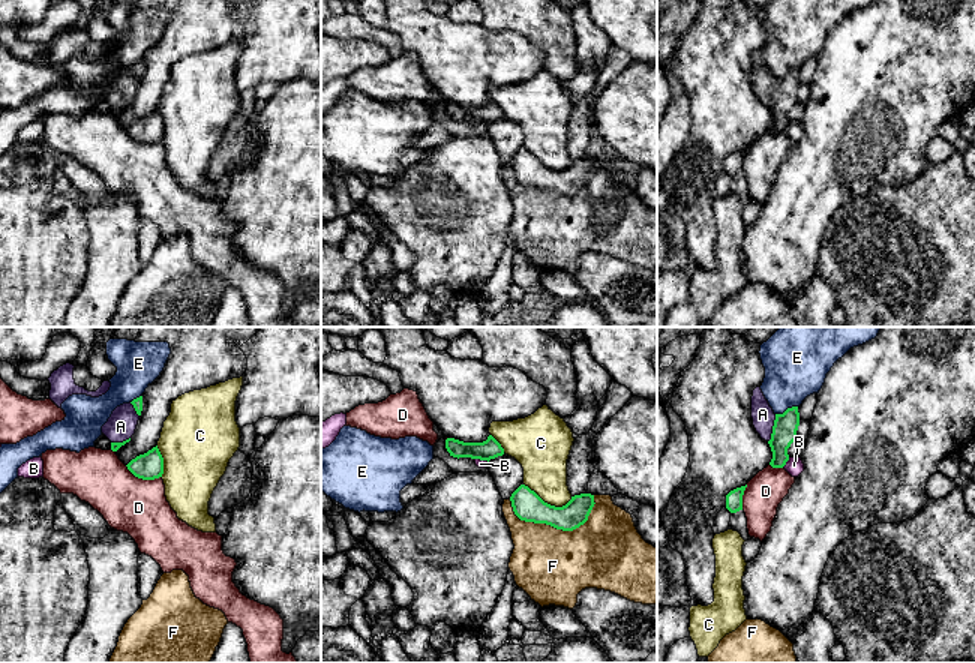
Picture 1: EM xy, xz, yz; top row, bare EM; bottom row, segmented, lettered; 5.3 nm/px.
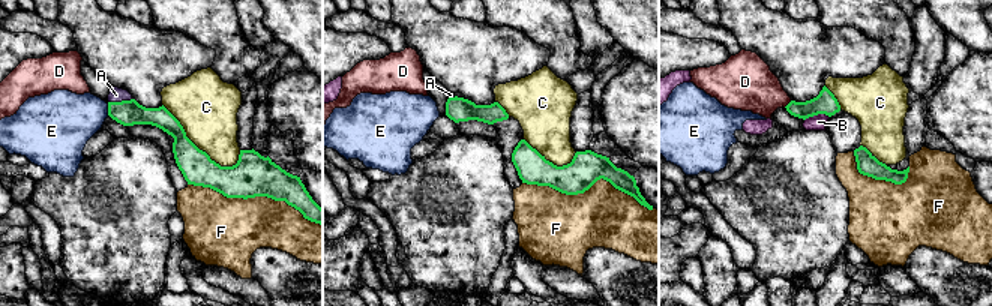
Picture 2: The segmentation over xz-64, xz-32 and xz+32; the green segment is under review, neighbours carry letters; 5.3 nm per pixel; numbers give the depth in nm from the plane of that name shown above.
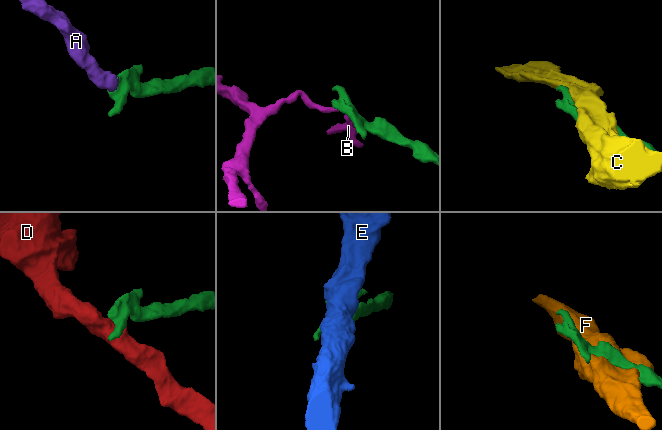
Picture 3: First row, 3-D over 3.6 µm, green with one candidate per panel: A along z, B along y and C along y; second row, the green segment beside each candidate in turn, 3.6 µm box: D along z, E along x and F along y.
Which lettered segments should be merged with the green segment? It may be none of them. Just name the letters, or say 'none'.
A

